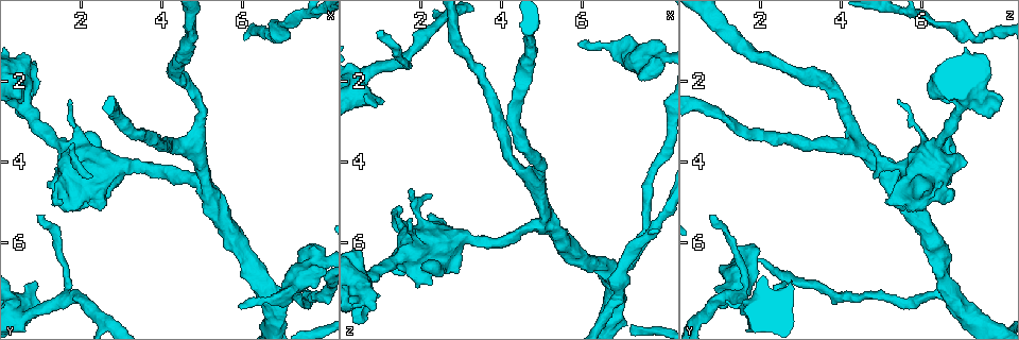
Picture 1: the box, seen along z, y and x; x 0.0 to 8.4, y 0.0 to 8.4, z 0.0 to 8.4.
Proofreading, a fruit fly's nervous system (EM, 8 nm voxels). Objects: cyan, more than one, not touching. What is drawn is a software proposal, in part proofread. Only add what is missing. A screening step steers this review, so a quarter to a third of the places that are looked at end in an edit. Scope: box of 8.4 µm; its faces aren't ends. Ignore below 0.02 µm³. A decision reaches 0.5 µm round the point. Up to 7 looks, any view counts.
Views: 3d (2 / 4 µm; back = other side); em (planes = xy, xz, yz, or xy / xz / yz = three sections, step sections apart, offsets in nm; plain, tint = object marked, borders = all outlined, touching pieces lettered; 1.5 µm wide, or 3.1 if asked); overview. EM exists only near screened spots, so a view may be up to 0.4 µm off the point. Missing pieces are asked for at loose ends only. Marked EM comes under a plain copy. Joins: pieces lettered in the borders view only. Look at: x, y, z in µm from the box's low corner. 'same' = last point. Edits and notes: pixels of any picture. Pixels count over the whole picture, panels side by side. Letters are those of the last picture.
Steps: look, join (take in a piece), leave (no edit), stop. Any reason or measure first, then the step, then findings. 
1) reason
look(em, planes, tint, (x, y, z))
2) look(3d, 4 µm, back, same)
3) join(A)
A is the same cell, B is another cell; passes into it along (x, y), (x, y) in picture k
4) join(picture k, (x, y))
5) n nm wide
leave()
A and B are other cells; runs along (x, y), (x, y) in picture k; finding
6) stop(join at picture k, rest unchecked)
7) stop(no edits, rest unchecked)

tapers out
look(em, planes, borders, (0.90, 5.25, 0.75))

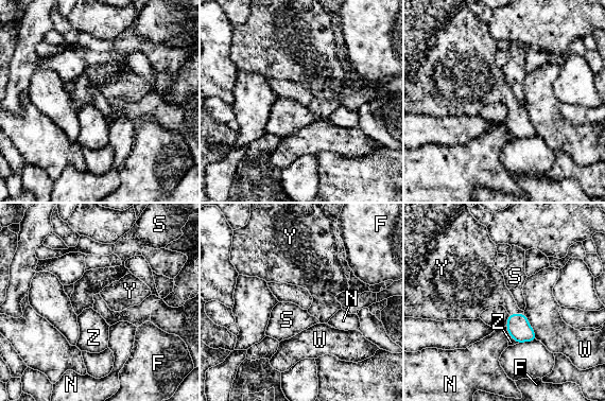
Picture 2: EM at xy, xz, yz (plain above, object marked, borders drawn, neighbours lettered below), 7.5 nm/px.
join(picture 2, (491, 292))
Y is the same cell, F, N, S, W and Z are other cells; passes into it along (518, 327), (516, 314), (491, 292) in picture 2; the neuron continues

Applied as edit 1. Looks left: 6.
see it whole again
look(overview)

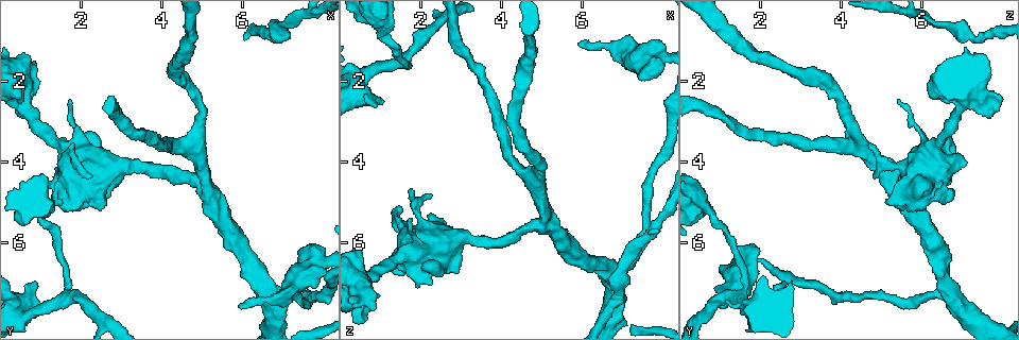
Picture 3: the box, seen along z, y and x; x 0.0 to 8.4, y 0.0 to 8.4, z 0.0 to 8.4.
stops while still wide
look(em, planes, borders, (0.85, 1.50, 7.60))

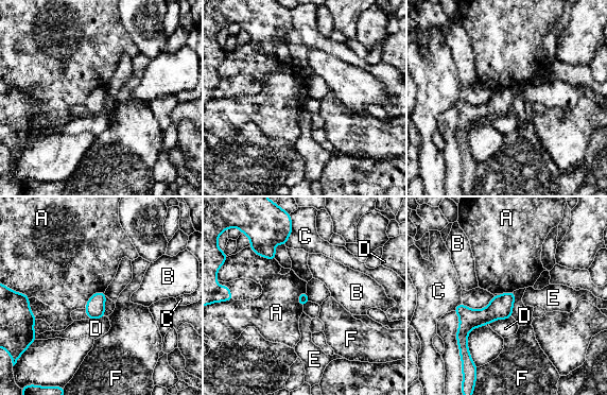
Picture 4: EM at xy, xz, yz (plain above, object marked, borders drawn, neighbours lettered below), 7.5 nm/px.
leave()
A, B, C, D, E and F are other cells; border along (104, 291), (93, 293), (83, 308) in picture 4; no lettered piece goes on from it

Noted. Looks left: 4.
stop(join at picture 2, rest unchecked)

